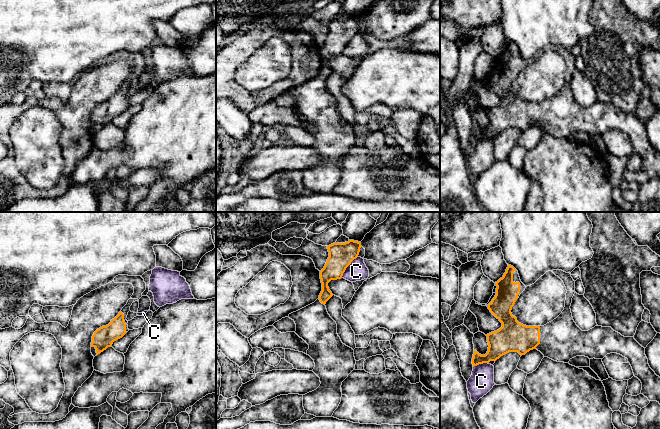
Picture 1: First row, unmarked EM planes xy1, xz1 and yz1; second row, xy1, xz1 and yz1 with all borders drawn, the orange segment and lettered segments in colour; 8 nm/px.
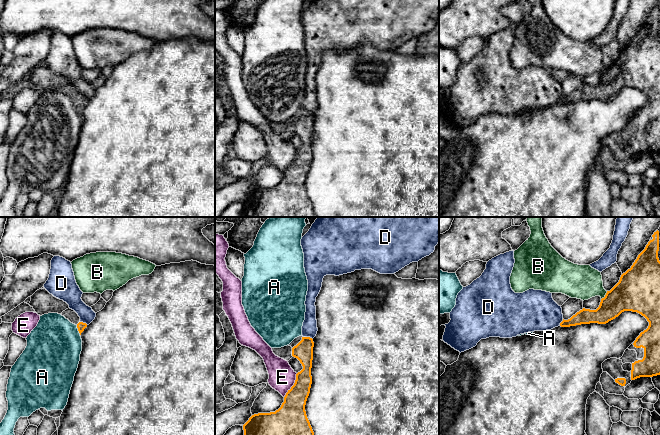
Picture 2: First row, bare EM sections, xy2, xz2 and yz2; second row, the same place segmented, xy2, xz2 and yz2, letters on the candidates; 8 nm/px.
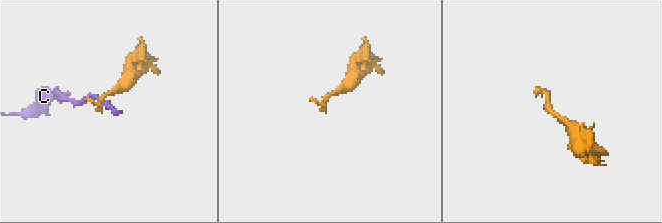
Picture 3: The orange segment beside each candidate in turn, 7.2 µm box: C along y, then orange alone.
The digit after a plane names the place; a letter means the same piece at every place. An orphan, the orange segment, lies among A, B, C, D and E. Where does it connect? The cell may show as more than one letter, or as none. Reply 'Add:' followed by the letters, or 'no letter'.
Add: no letter

